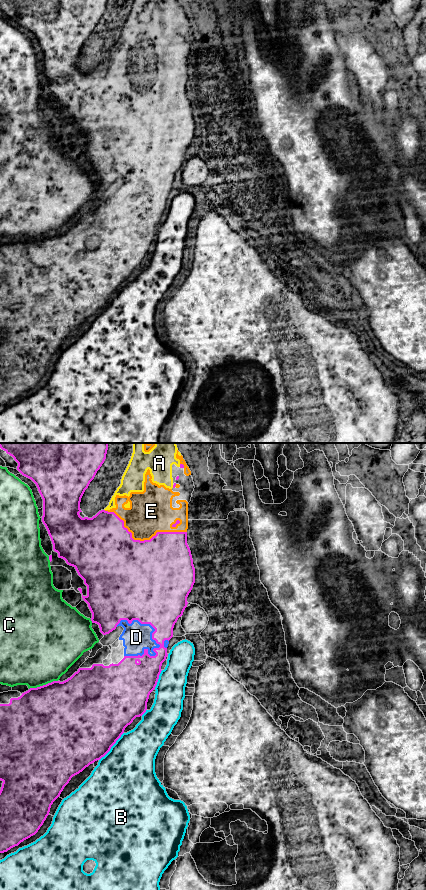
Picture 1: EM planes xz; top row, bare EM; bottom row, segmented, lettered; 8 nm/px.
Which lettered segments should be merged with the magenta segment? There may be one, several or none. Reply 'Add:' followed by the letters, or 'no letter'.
Add: A, D, E

